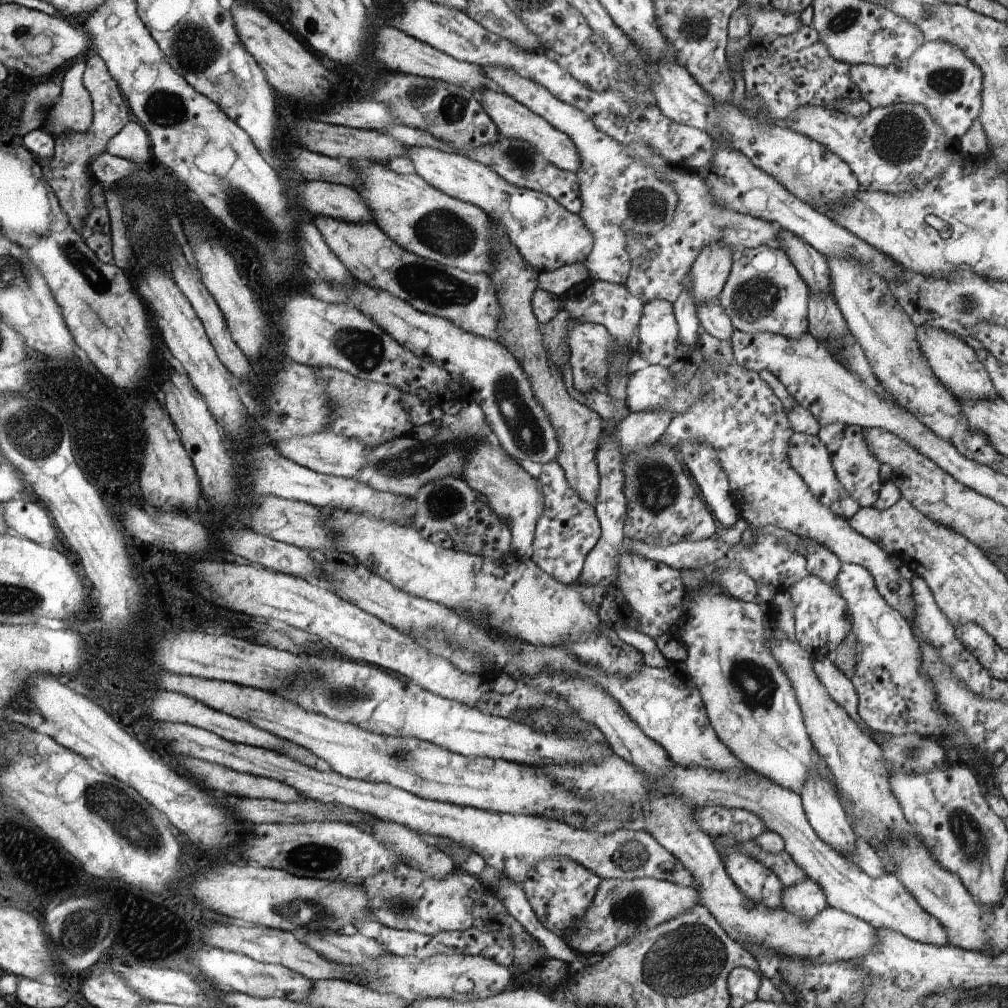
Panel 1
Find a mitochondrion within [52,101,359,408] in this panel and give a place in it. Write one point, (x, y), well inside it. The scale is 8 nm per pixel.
(69, 251)

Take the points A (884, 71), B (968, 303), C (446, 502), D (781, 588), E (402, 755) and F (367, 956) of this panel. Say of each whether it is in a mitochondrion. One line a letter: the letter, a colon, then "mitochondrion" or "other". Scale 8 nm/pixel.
A: other
B: mitochondrion
C: mitochondrion
D: other
E: mitochondrion
F: other

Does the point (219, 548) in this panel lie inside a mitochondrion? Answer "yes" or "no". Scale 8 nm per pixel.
no

